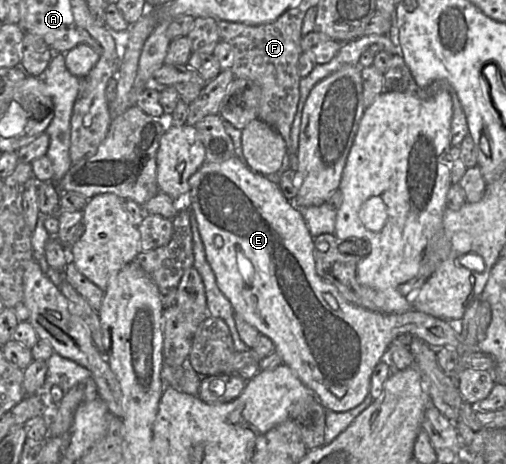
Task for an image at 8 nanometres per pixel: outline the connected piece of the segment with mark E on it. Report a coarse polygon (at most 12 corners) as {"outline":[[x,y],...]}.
{"outline":[[240,158],[189,178],[234,313],[326,410],[369,395],[399,334],[449,321],[374,312],[316,273],[314,237]]}

